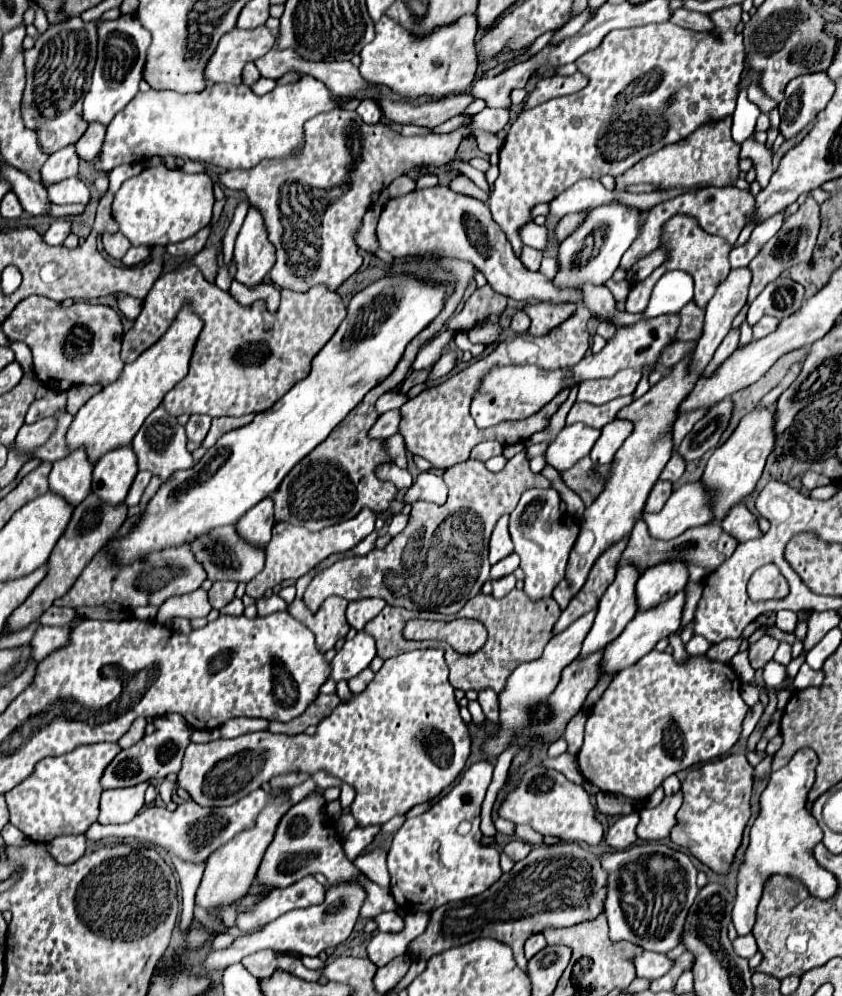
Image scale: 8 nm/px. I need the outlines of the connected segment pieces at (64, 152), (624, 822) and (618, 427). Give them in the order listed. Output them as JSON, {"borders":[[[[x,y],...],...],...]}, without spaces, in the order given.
{"borders":[[[[67,145],[65,149],[59,149],[57,153],[49,155],[49,159],[41,169],[41,177],[47,185],[51,185],[77,175],[77,169],[79,169],[79,155],[75,151],[75,145]]],[[[639,813],[621,815],[617,819],[617,823],[609,827],[609,833],[605,837],[605,841],[609,843],[609,847],[621,851],[621,849],[627,849],[629,845],[633,845],[637,841],[637,833],[635,833],[637,821],[639,821]]],[[[615,419],[615,421],[611,421],[609,425],[605,425],[601,437],[597,439],[595,447],[591,449],[591,461],[593,461],[595,465],[613,461],[617,449],[623,445],[623,441],[629,437],[631,431],[633,431],[633,421]]]]}

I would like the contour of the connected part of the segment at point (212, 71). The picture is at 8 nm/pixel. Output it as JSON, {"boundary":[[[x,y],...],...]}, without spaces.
{"boundary":[[[265,25],[257,29],[231,29],[221,37],[209,65],[205,79],[209,83],[241,83],[241,71],[249,61],[263,57],[275,45],[275,35]]]}

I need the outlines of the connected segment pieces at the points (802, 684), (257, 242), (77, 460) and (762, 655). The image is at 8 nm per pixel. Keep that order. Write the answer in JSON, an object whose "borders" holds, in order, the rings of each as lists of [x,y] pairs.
{"borders":[[[[807,663],[801,665],[797,677],[795,677],[795,689],[805,689],[805,687],[819,687],[823,683],[823,669],[821,671],[815,671],[811,669]]],[[[249,207],[245,223],[235,241],[235,279],[245,285],[257,285],[275,265],[275,247],[269,241],[263,215],[257,207]]],[[[79,449],[53,463],[49,473],[49,491],[61,495],[69,505],[77,507],[91,493],[91,471],[93,463],[89,463],[85,451]]],[[[763,635],[759,641],[755,641],[755,643],[749,647],[751,665],[753,665],[755,669],[765,667],[765,663],[767,663],[769,659],[773,659],[773,655],[775,655],[775,651],[777,651],[777,645],[779,645],[779,641],[773,639],[773,637],[769,637],[769,635]]]]}

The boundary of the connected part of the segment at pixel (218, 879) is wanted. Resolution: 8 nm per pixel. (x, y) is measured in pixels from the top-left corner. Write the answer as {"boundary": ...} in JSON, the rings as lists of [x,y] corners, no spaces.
{"boundary":[[[277,795],[277,797],[261,811],[261,815],[257,817],[257,823],[255,823],[253,829],[239,833],[239,835],[233,837],[229,843],[225,843],[221,849],[217,849],[217,853],[213,853],[213,857],[207,859],[201,885],[199,885],[197,893],[195,893],[195,905],[203,907],[203,909],[209,911],[209,913],[215,913],[215,911],[221,911],[221,909],[233,905],[233,903],[239,901],[241,897],[245,897],[245,893],[249,891],[249,887],[251,887],[251,883],[253,883],[253,879],[255,879],[257,867],[259,867],[259,863],[261,863],[261,857],[263,857],[265,849],[269,847],[269,843],[271,843],[271,839],[273,839],[275,827],[277,827],[277,823],[279,823],[279,819],[285,815],[287,809],[289,809],[289,803],[285,801],[285,797]]]}

